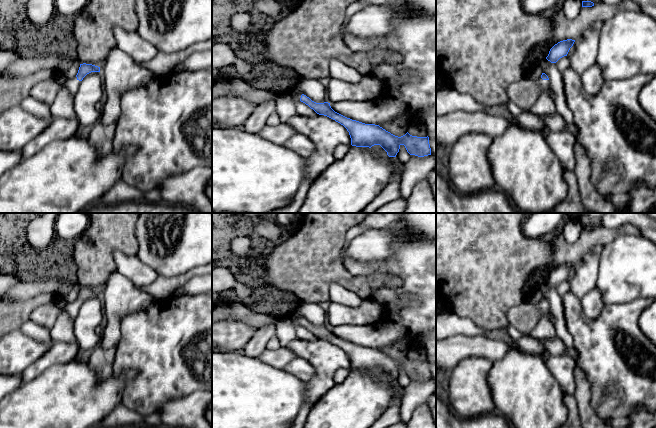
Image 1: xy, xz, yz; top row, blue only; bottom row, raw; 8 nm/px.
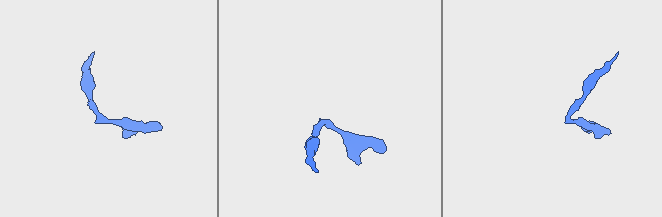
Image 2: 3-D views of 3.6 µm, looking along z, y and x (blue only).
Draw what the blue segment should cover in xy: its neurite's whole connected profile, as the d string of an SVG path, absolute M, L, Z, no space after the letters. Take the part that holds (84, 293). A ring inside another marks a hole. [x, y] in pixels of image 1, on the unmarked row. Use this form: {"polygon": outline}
{"polygon": "M83 287L83 288L80 288L78 297L75 301L67 302L65 306L65 311L71 319L75 320L81 305L87 298L91 296L100 296L100 291L92 288Z"}

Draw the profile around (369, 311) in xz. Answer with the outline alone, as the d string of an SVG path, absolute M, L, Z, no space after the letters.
M363 300L357 307L345 306L331 302L326 311L328 327L337 325L369 325L376 322L381 316L381 306L375 301Z

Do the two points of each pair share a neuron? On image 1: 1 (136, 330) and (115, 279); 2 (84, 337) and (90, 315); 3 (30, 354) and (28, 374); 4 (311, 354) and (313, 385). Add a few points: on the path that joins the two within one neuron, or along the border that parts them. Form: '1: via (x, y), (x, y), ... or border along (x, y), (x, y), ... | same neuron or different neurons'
1: border along (151, 303), (126, 313), (120, 320), (119, 333) | different neurons
2: via (84, 332), (84, 324), (87, 320) | same neuron
3: border along (47, 350), (20, 374) | different neurons
4: via (319, 362), (319, 377) | same neuron

